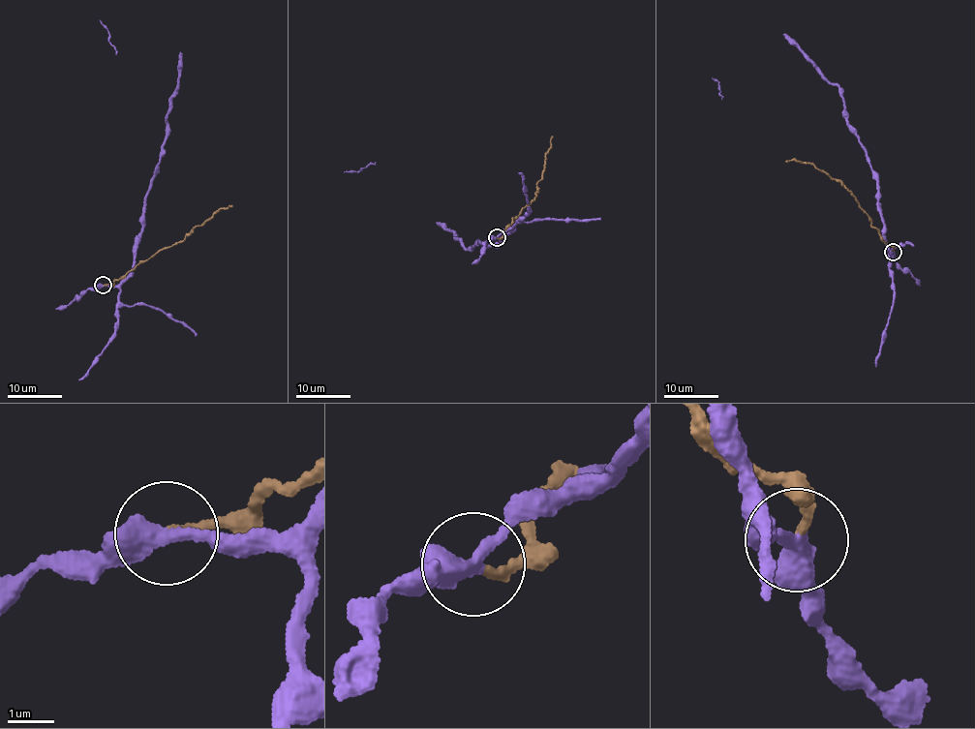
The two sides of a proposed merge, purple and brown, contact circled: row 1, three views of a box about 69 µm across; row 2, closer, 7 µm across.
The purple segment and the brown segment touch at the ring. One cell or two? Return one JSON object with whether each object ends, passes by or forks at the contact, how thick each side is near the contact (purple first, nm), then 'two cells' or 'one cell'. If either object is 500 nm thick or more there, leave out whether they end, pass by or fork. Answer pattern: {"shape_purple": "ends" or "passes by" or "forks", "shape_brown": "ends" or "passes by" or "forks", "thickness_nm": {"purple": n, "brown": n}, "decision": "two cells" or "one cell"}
{"shape_purple": "passes by", "shape_brown": "ends", "thickness_nm": {"purple": 400, "brown": 180}, "decision": "two cells"}

